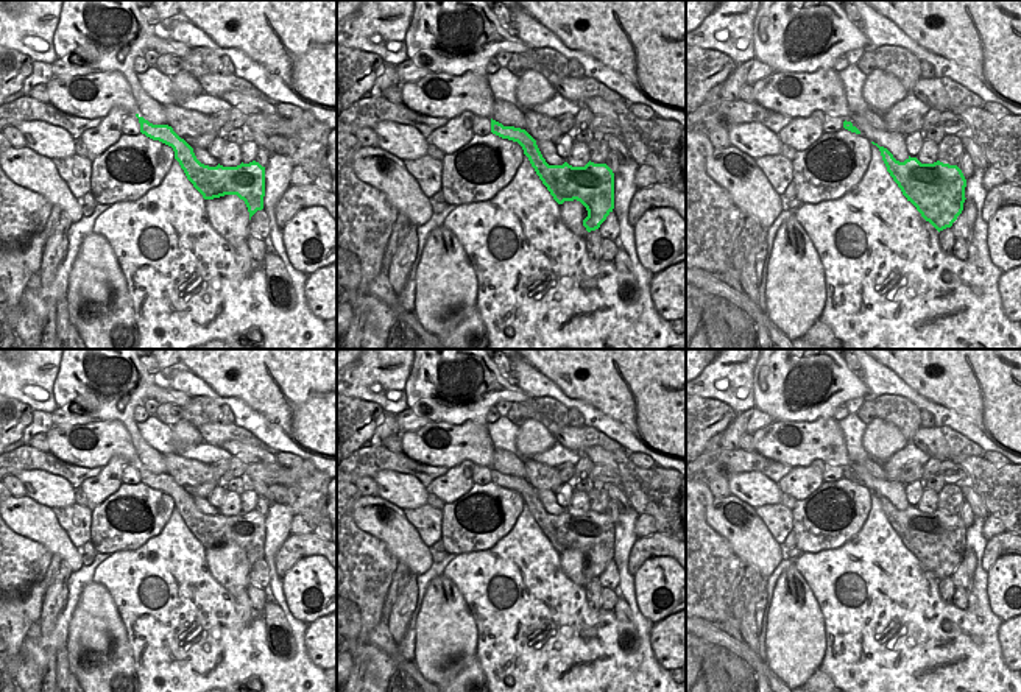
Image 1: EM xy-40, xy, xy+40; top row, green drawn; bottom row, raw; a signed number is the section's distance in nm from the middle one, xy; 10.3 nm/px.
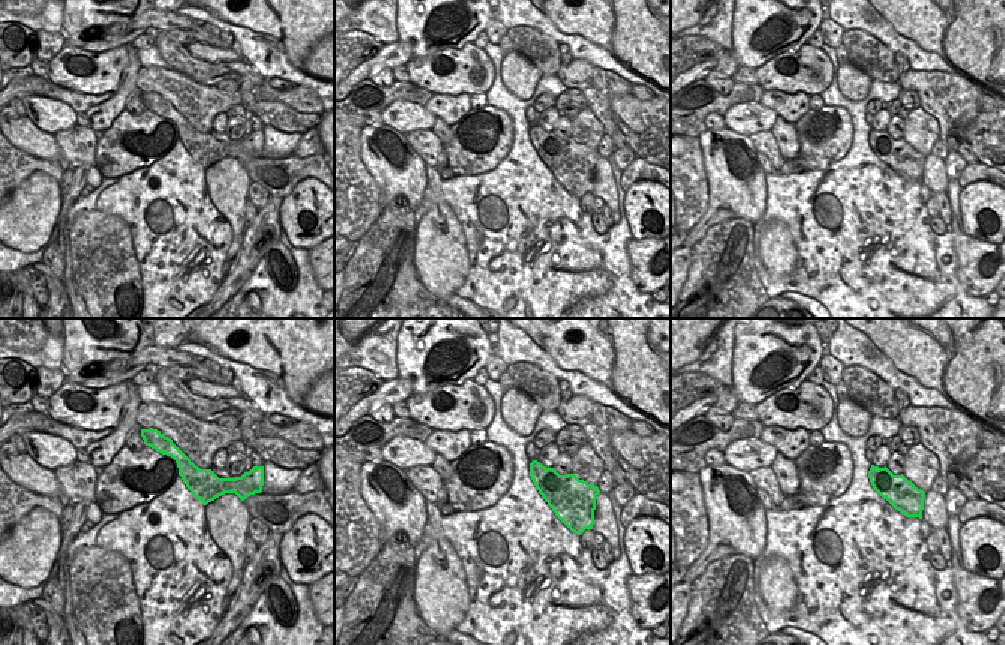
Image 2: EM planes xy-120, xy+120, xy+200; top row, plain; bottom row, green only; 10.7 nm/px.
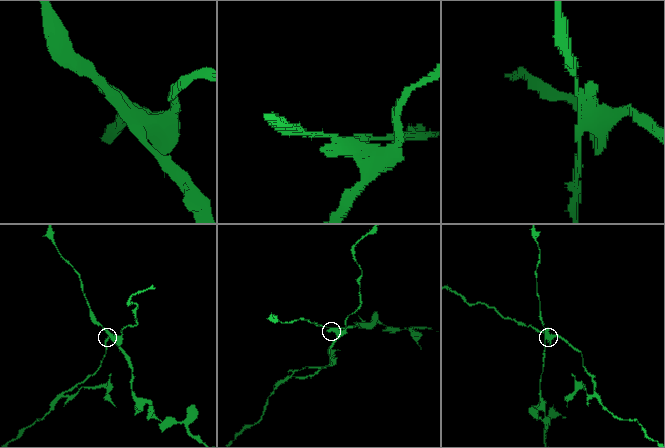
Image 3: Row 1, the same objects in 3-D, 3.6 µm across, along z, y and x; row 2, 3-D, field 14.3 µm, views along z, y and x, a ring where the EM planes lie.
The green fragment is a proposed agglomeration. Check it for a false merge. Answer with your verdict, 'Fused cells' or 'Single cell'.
Fused cells

